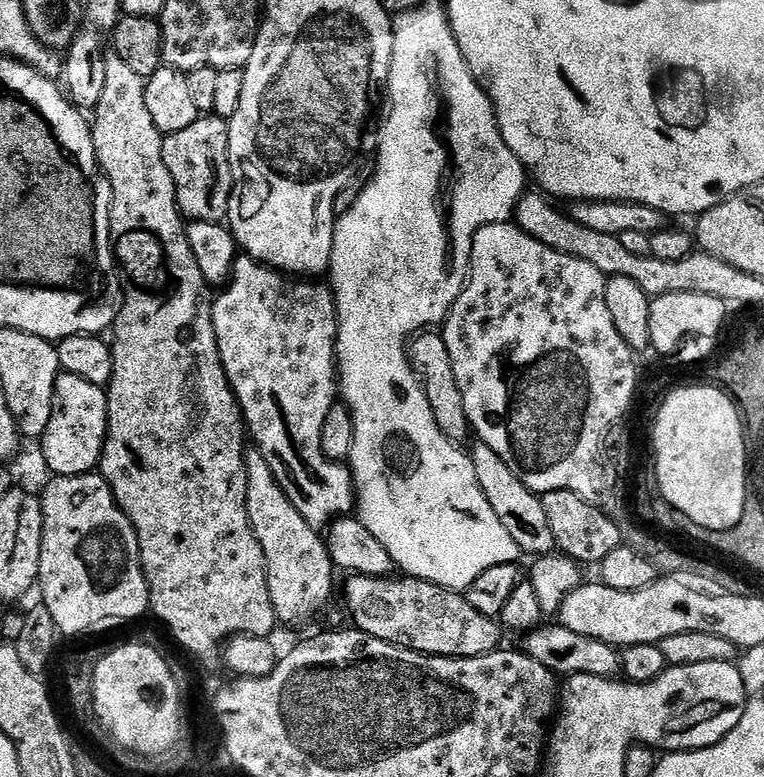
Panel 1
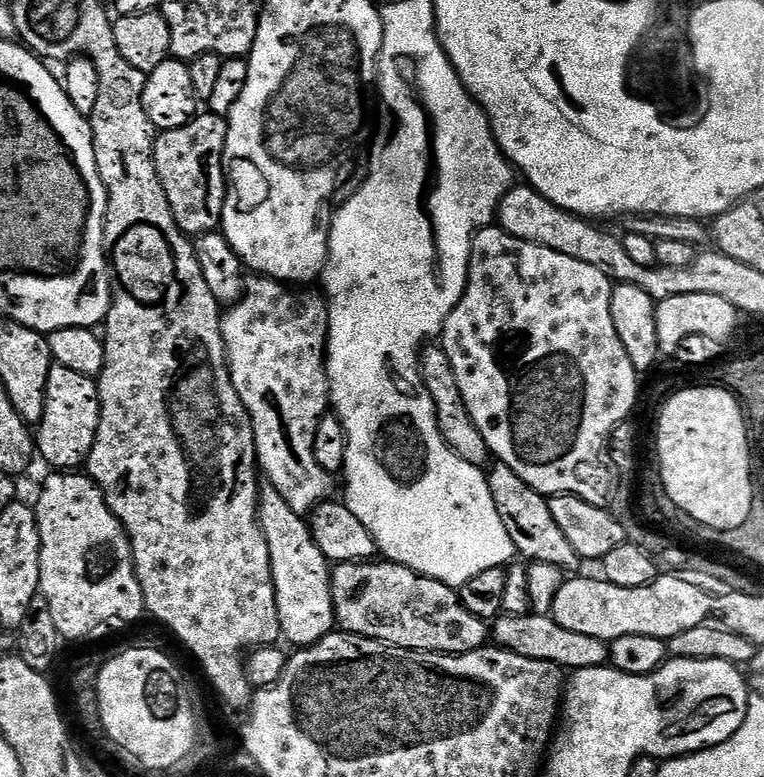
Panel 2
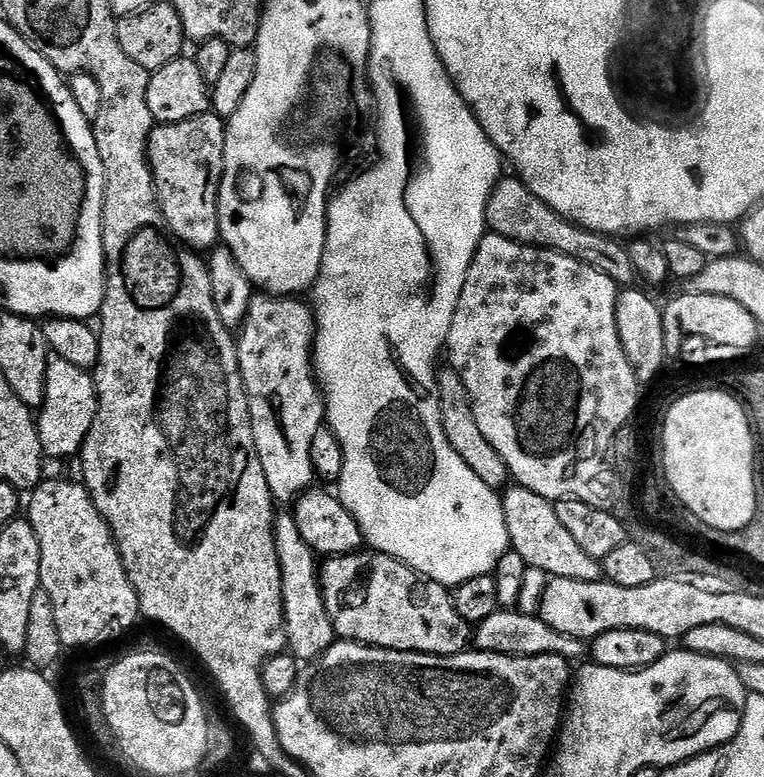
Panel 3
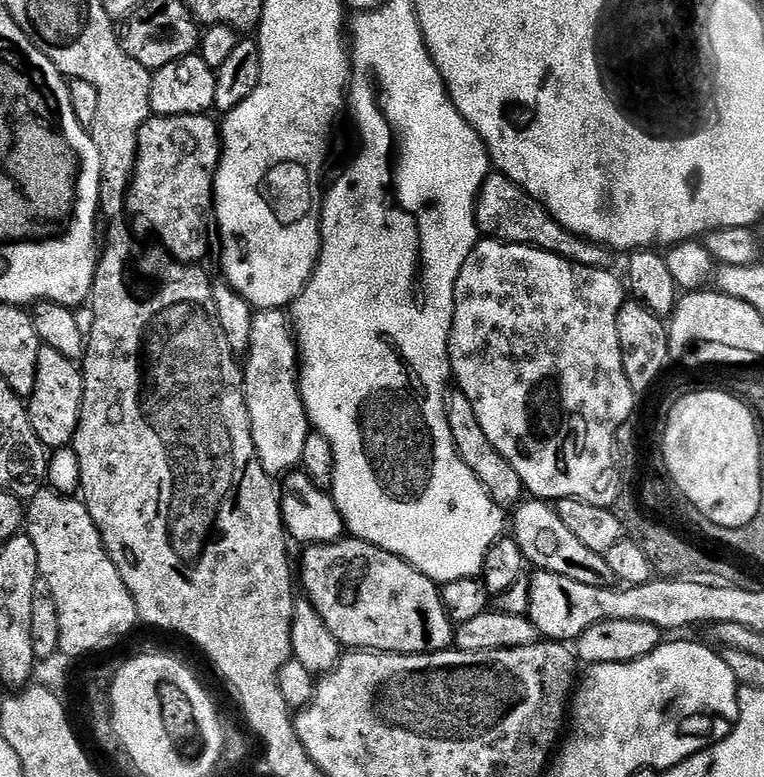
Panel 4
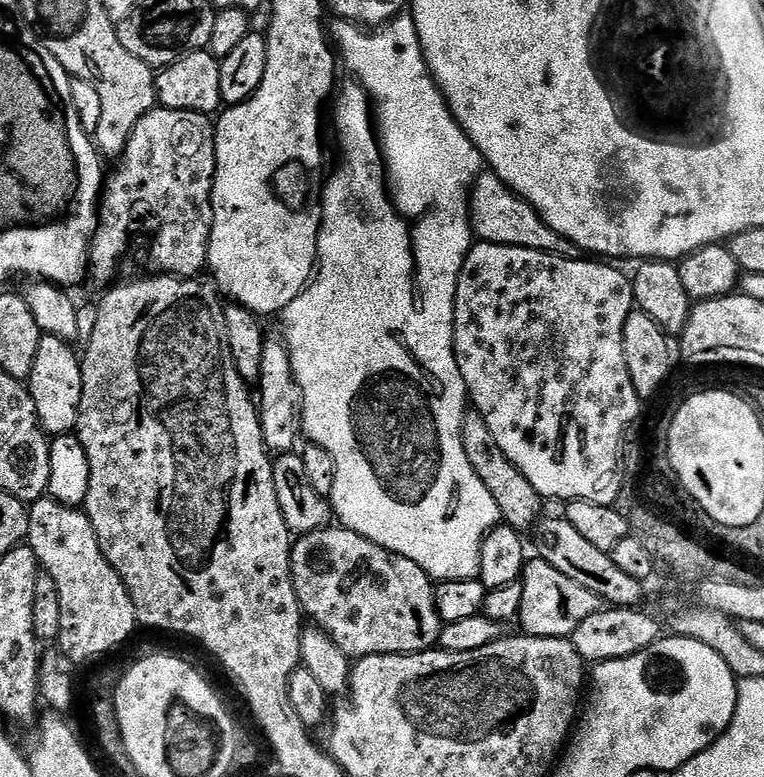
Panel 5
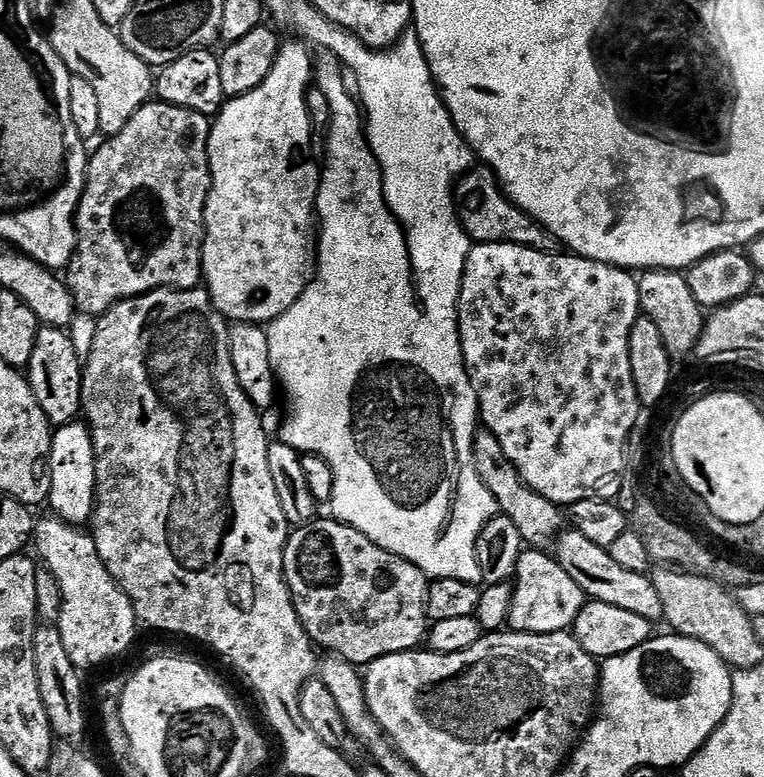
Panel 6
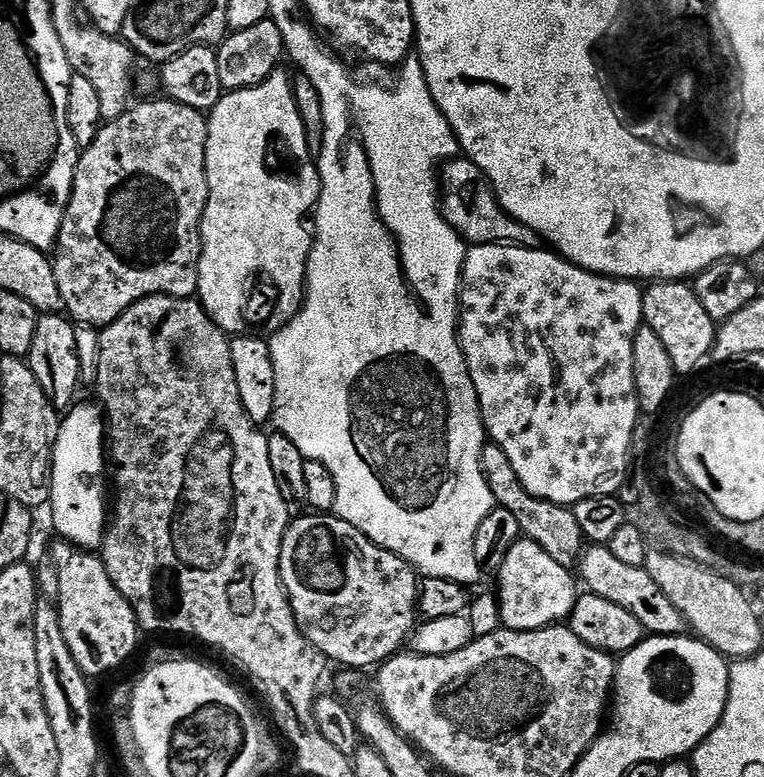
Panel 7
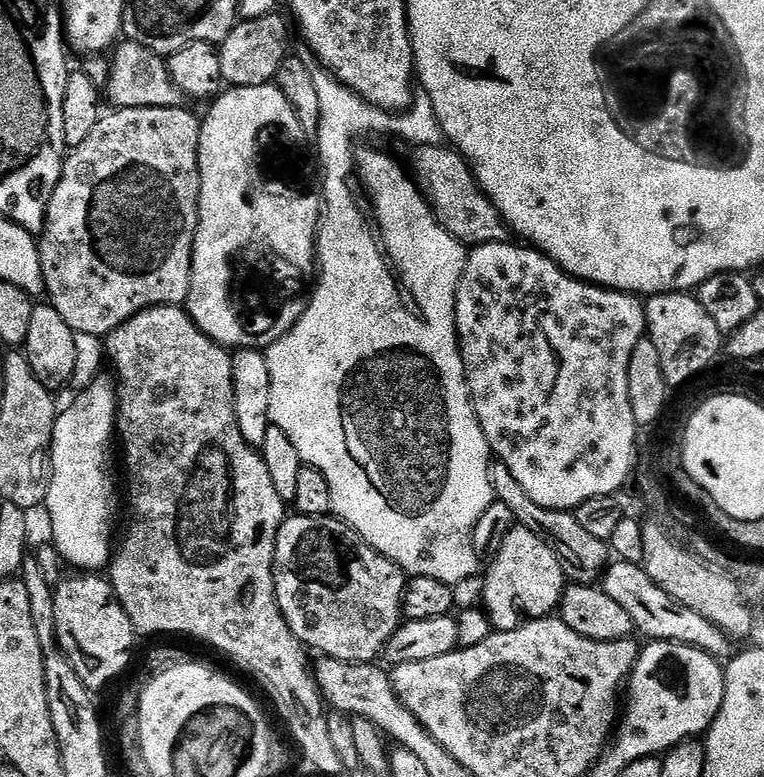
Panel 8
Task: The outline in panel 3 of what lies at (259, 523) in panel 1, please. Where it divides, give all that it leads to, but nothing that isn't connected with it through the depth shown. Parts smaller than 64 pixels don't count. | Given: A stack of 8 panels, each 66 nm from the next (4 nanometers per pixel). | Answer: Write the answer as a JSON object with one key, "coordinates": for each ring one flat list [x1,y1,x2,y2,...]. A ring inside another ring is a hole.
{"coordinates":[[277,515,274,527,278,566,282,570,282,606,288,639,287,651,295,656,297,661,315,662,338,639,320,589,318,557,310,550,310,546,306,546,306,542,302,542,302,534,298,534,298,526,293,516]]}

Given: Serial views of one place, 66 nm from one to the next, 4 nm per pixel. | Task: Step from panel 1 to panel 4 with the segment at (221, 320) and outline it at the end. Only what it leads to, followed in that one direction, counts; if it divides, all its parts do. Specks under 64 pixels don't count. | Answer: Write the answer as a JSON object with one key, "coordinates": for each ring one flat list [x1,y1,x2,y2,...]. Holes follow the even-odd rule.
{"coordinates":[[261,308,253,311,250,346,242,371,246,410,250,414,258,458,269,476,283,477,299,465,302,446,306,446,310,431,308,411,300,393,300,349,296,347,296,334,285,309]]}

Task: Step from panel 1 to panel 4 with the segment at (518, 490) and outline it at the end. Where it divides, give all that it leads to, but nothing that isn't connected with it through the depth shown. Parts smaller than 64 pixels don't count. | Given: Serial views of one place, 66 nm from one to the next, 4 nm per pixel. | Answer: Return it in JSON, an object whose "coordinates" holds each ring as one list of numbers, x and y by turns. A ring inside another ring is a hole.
{"coordinates":[[528,498,517,504,510,516,510,532,521,548,525,561,533,569,574,578,574,582,582,582,582,586,610,588,617,583,610,566,606,566,606,558,602,554,594,554,594,550,589,550,562,523,562,518,558,518,551,503]]}

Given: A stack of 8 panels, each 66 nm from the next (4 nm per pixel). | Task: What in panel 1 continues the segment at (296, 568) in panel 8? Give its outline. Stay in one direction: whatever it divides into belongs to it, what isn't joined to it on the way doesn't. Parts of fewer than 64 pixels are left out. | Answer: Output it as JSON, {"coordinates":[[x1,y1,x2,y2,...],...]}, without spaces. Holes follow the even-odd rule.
{"coordinates":[[357,576,347,577,348,585,344,588,344,600,348,603,348,612,352,615,351,623,361,632,370,634,388,644,398,644,409,648,411,652,420,652,424,656,485,656,501,647,502,628,493,617,478,614,474,606,459,591,443,588,425,580,399,578,392,576]]}

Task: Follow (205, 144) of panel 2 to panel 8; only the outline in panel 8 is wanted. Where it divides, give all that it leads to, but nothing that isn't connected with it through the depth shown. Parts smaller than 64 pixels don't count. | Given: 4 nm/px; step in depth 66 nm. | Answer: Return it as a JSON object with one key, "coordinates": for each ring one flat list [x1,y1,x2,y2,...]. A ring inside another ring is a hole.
{"coordinates":[[187,107,178,108,118,108,101,115,98,126,88,135,82,146,67,153,62,178,48,203,48,217,44,219,44,231,39,233,40,257,47,303,52,305,68,325,77,333,92,334,106,338,118,326,125,324,134,314,163,304,183,305,190,294,192,281,192,251,198,226,198,194,200,171,198,170,198,142,200,141,201,117,187,112]]}

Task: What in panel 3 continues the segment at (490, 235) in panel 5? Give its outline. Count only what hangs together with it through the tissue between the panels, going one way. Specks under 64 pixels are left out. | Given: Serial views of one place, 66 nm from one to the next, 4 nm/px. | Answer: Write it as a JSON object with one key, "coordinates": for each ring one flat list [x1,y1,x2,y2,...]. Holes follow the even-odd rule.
{"coordinates":[[518,178,501,179,488,199,487,227,493,233,519,244,528,244,531,248,545,248,558,254,566,254,578,262,586,262,586,266,594,266,594,270,602,270,606,278,610,278,618,286,632,286,638,277,630,262,627,247,619,239,603,236,578,227,574,222,562,218,542,198,534,195]]}

